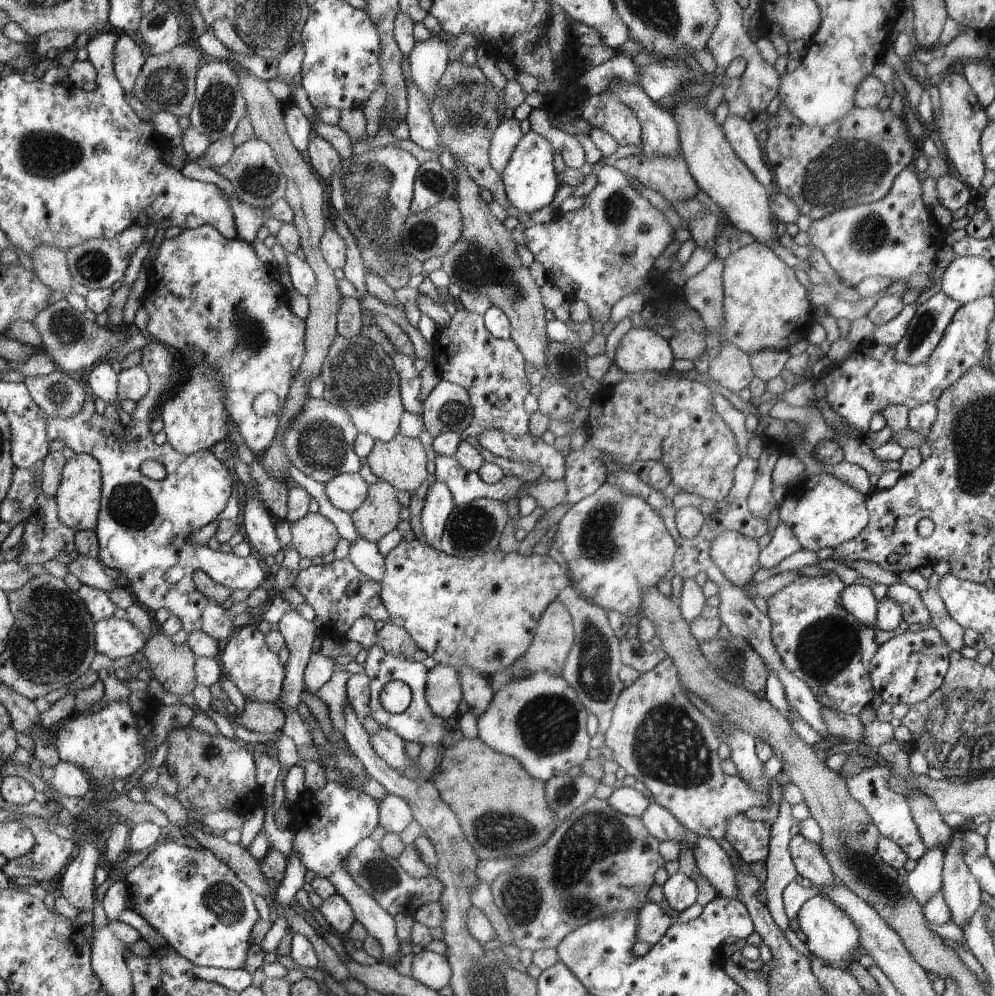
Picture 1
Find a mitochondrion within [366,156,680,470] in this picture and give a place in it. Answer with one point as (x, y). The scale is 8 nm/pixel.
(477, 266)

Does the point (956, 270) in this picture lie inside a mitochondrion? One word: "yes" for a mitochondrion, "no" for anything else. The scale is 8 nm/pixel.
no

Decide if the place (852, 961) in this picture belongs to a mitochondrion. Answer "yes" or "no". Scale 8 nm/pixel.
no

